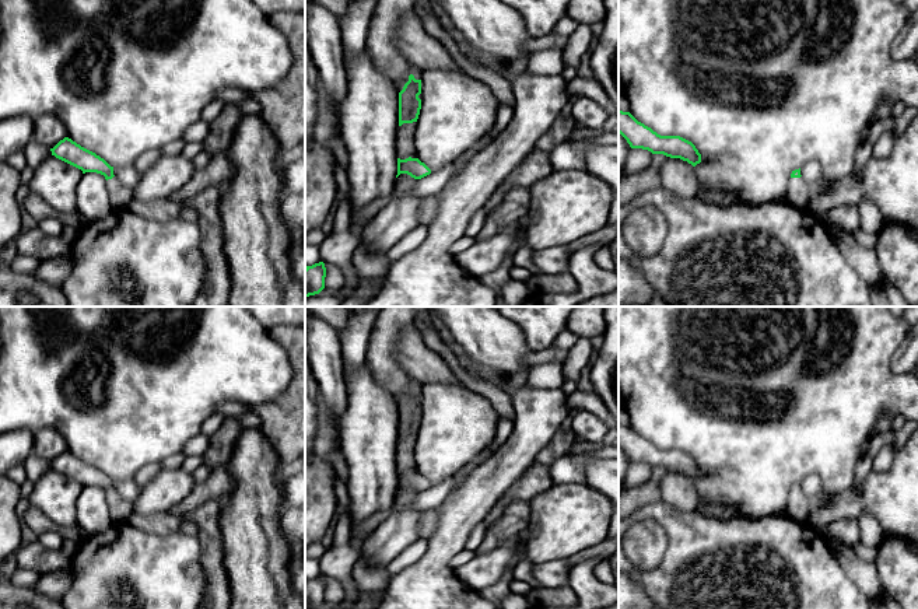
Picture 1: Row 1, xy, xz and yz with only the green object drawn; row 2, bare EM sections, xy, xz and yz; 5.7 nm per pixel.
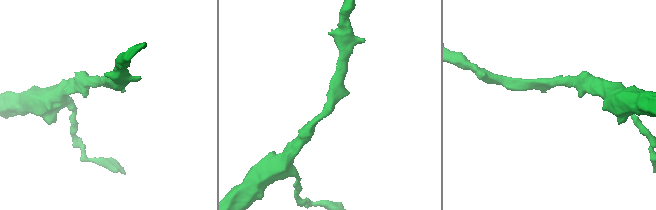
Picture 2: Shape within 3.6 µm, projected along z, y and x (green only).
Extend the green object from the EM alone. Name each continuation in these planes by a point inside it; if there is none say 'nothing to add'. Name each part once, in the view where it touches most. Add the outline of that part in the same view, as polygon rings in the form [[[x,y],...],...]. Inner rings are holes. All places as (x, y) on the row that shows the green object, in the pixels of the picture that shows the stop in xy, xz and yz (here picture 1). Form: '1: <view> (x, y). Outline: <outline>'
1: yz (798, 191). Outline: [[[791,178],[786,189],[789,204],[796,209],[807,209],[812,195],[812,186],[809,186],[803,178]]]

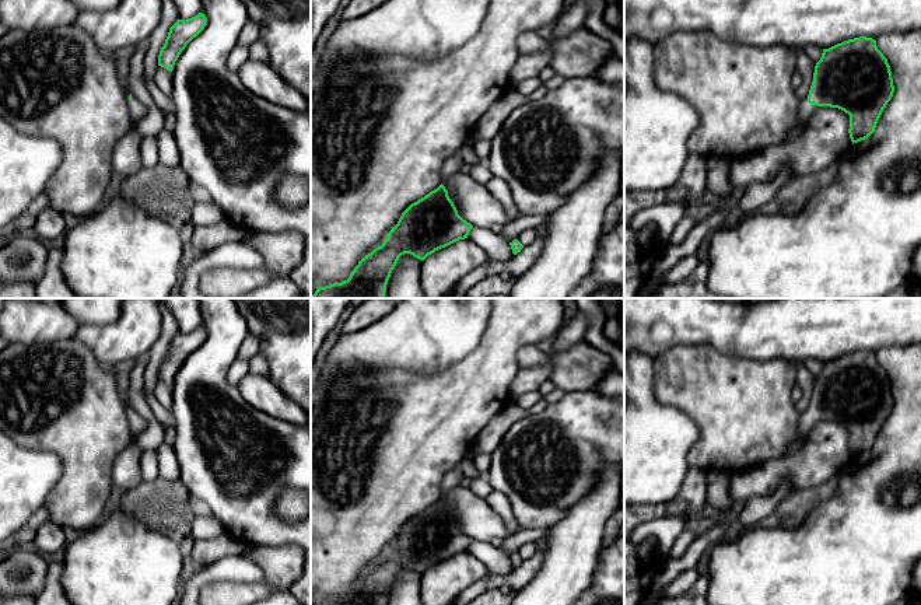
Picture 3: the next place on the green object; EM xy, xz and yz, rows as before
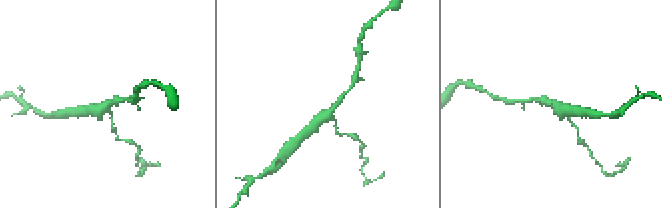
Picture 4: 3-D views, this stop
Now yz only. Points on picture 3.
1: yz (805, 109). Outline: [[[808,97],[801,99],[799,108],[798,108],[798,118],[802,122],[806,122],[810,119],[812,113],[817,109],[817,105],[809,104]]]

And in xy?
1: xy (137, 109). Outline: [[[127,92],[127,105],[129,105],[129,112],[133,119],[133,123],[141,120],[148,112],[147,106],[141,101],[130,95],[129,92]]]

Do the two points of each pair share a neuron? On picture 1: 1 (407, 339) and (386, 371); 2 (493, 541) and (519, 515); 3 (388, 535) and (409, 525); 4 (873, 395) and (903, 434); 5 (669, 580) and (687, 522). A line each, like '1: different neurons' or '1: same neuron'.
1: different neurons
2: same neuron
3: same neuron
4: different neurons
5: same neuron

